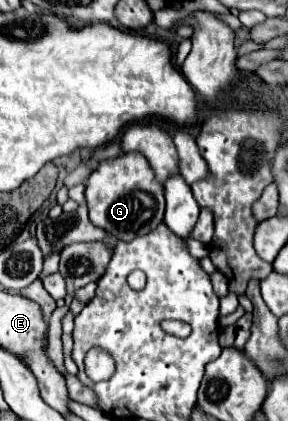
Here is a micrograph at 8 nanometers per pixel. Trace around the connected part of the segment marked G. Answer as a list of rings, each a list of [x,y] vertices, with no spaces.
[[[140,152],[102,160],[88,178],[86,200],[92,224],[122,242],[152,232],[164,220],[164,188],[160,188],[150,162]]]

